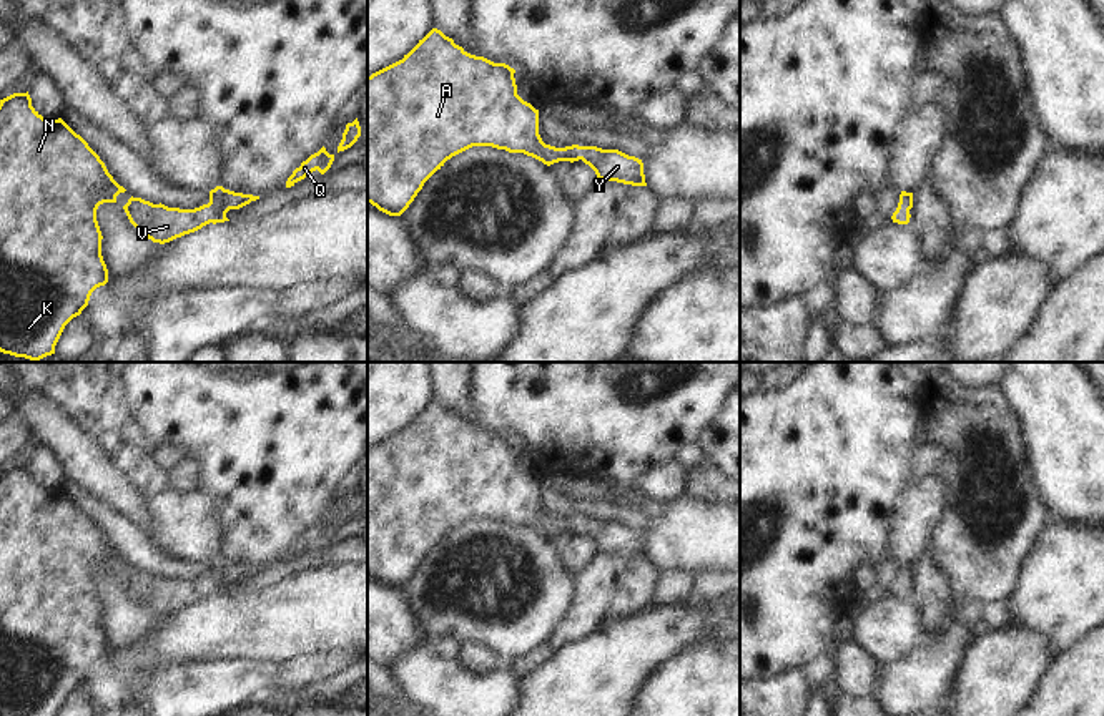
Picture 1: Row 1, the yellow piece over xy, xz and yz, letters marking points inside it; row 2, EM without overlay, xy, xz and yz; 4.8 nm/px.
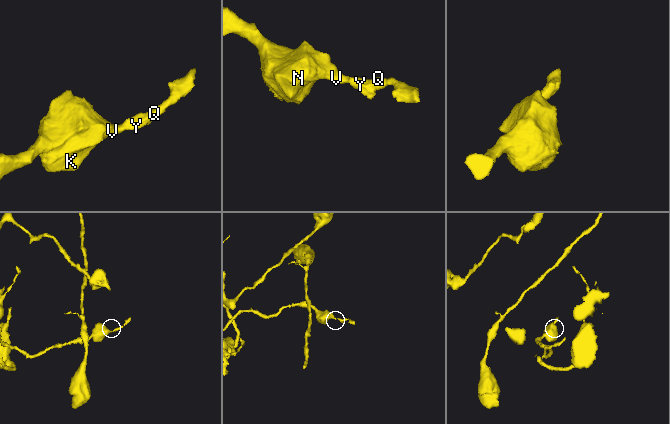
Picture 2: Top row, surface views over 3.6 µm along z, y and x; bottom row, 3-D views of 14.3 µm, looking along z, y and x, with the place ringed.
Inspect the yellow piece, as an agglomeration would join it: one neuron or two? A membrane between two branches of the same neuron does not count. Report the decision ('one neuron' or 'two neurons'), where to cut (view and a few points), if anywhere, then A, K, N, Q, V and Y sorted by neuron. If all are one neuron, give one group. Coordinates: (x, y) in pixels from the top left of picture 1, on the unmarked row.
one neuron | no cut | A K N Q V Y

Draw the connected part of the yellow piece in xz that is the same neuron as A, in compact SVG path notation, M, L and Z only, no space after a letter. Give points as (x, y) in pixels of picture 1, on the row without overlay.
M432 400L419 415L407 425L404 427L402 432L372 445L367 449L367 575L376 578L379 583L389 586L389 588L401 588L409 576L414 573L417 565L422 562L424 555L444 538L447 532L452 528L472 520L472 518L492 518L497 522L505 522L509 525L524 525L527 528L532 528L544 537L550 538L559 533L579 533L582 532L585 537L589 537L595 547L597 552L602 553L617 553L623 557L632 557L632 558L647 558L645 555L645 547L643 547L643 535L642 532L635 528L628 528L619 522L602 522L597 518L565 518L565 520L555 520L550 517L545 517L539 507L539 482L535 482L530 475L524 473L517 467L517 457L514 450L515 442L510 440L505 435L494 435L484 429L476 429L467 425L462 419L456 417L452 410L446 409L441 402Z

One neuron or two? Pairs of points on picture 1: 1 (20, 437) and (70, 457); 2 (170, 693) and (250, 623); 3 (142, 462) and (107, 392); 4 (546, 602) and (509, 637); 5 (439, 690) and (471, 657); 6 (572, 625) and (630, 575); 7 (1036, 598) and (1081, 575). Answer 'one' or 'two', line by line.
1: two
2: two
3: one
4: one
5: two
6: one
7: one

